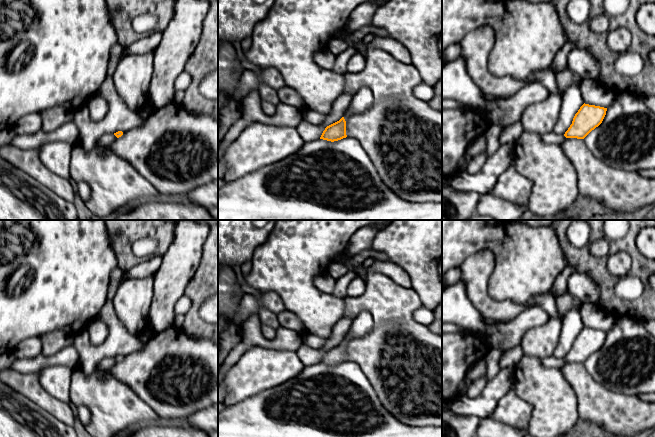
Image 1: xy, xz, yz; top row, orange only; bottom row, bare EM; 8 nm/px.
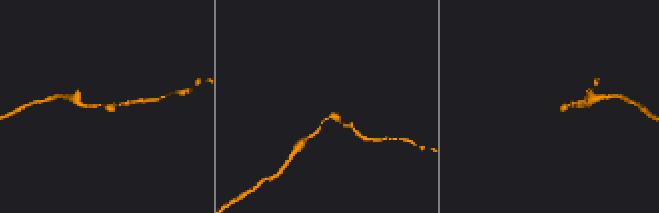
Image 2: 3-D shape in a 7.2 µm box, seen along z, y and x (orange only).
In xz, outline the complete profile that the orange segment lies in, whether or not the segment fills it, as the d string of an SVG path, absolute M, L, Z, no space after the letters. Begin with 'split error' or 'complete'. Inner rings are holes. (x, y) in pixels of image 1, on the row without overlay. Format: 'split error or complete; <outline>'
complete; M342 341L339 345L327 350L320 363L334 366L346 361L346 345Z

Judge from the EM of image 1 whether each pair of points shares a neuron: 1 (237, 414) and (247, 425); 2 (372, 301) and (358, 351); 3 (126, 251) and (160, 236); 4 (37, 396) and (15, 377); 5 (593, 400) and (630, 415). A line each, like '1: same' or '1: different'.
1: same
2: same
3: same
4: same
5: same

